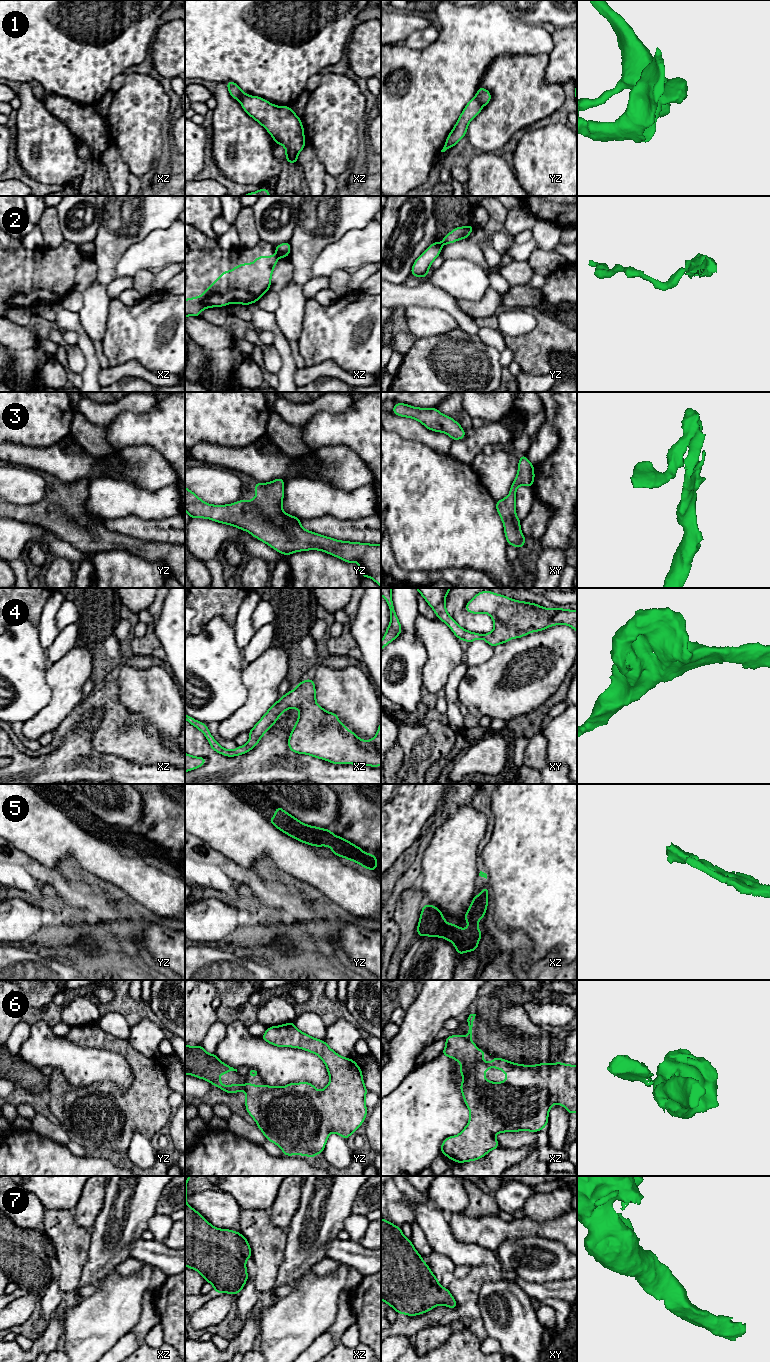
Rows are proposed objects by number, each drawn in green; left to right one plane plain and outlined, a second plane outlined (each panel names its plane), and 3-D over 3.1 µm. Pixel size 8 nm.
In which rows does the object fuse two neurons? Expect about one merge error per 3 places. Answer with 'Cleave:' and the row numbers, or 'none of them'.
Cleave: 1, 2, 6

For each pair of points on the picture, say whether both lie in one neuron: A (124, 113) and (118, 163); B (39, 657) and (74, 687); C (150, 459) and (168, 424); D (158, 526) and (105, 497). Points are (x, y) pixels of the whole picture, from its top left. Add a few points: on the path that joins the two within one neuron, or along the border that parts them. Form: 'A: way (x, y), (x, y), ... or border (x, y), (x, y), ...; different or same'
A: border (110, 143), (113, 143), (118, 148), (130, 172); different
B: border (46, 668), (45, 680), (51, 691); different
C: border (132, 446), (152, 446), (172, 465); different
D: border (169, 516), (123, 518); different

